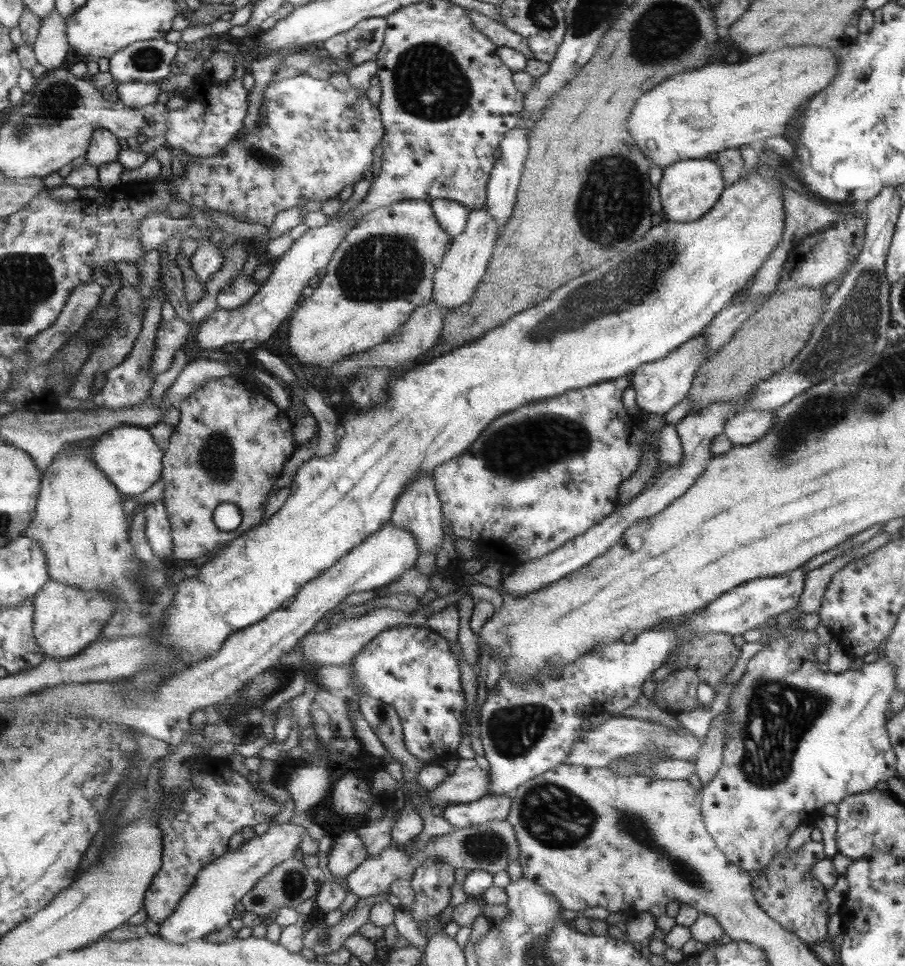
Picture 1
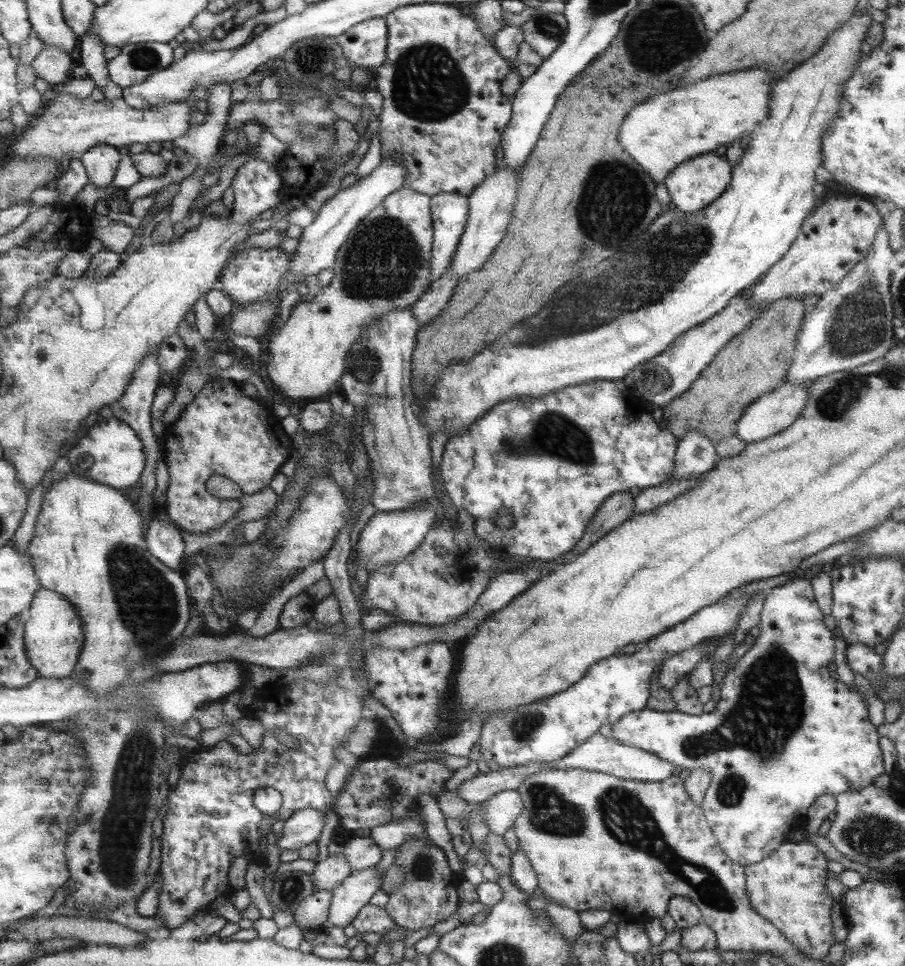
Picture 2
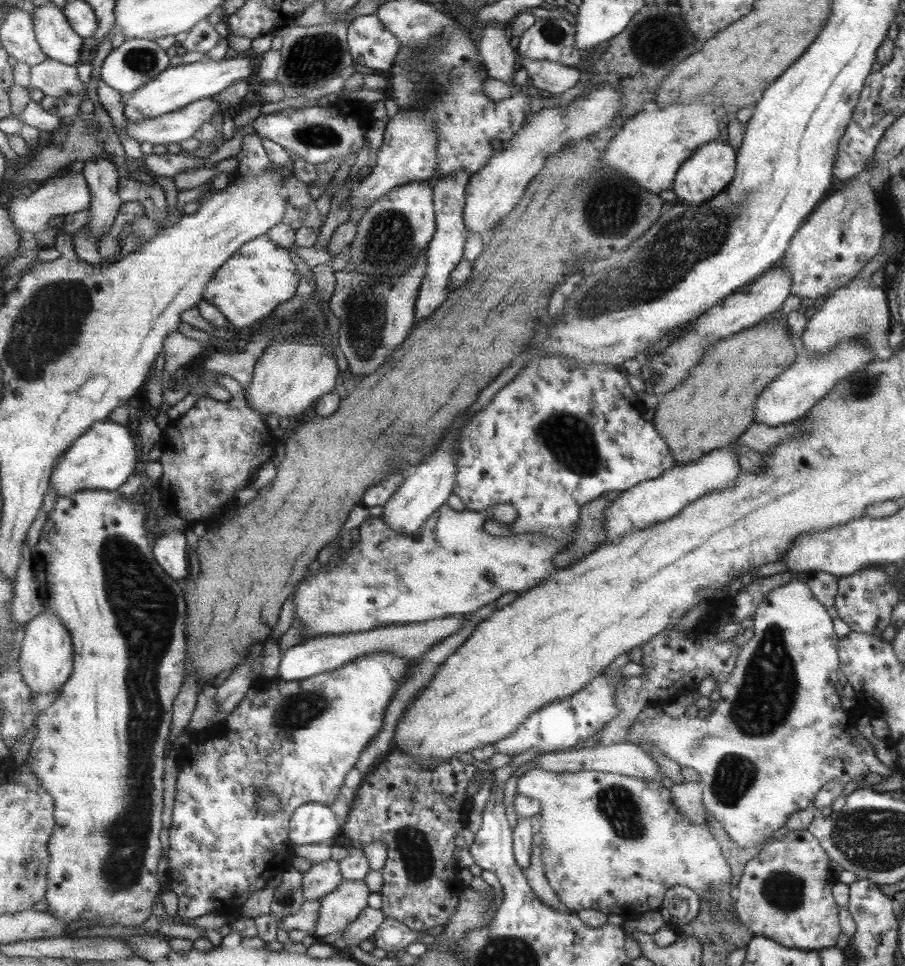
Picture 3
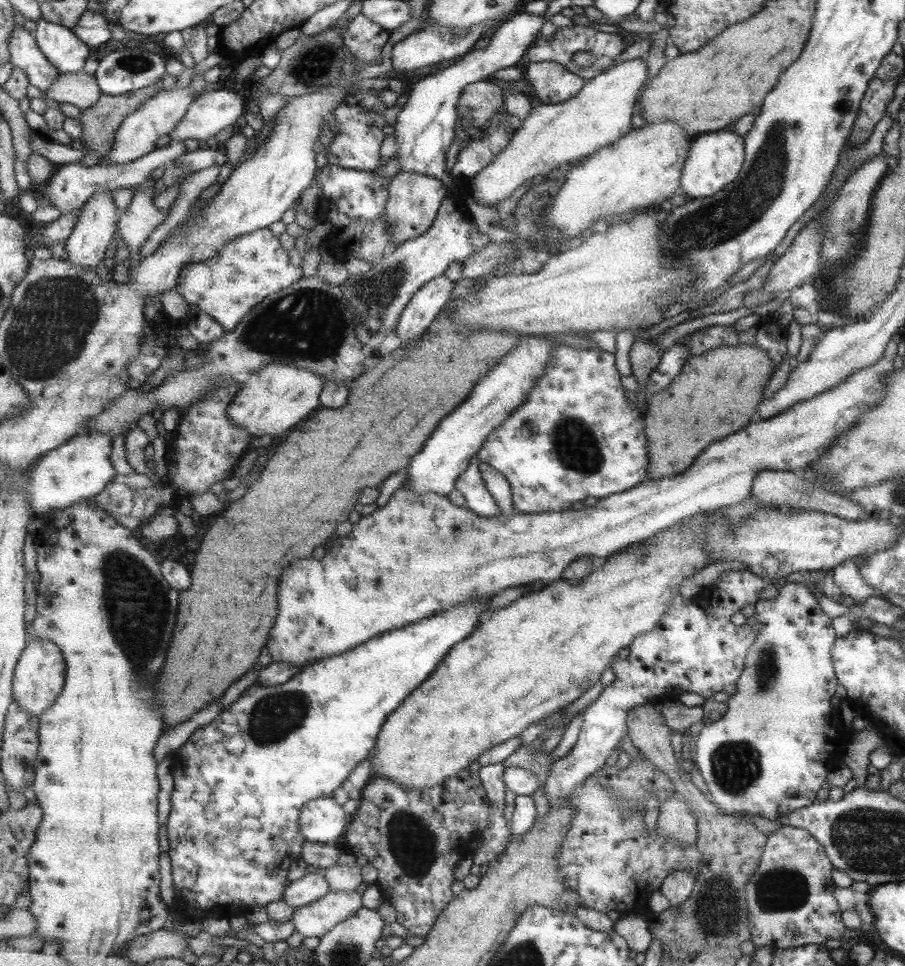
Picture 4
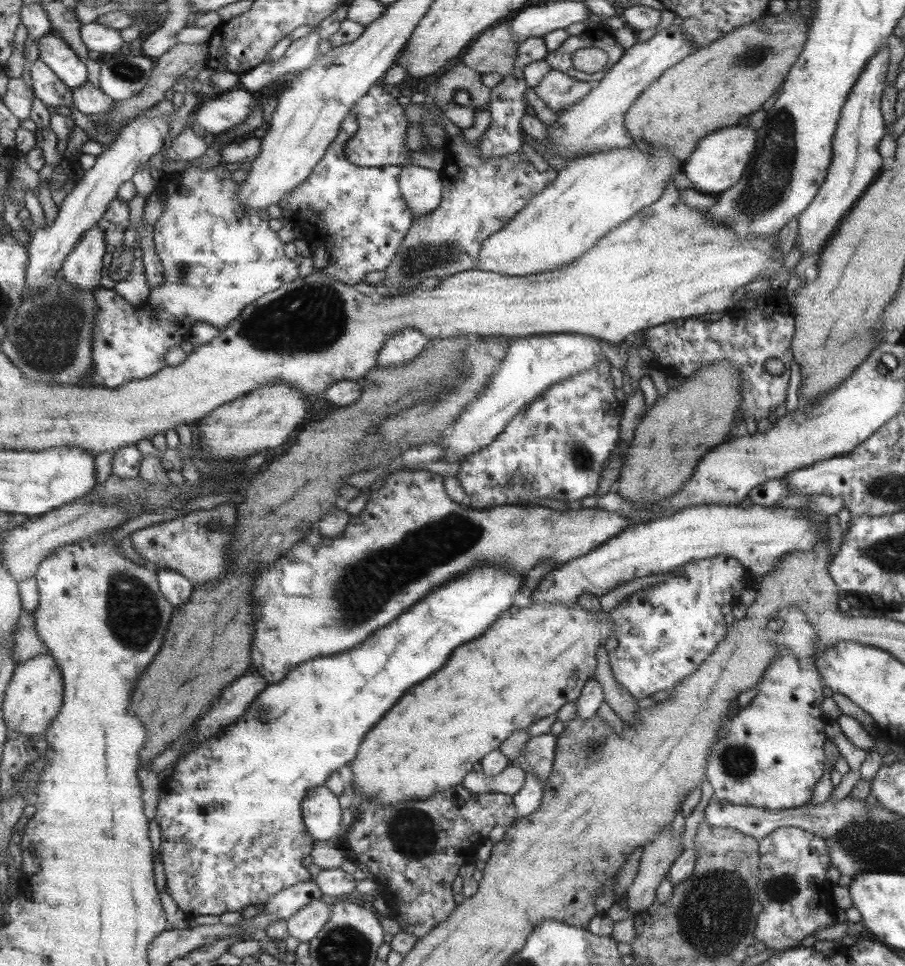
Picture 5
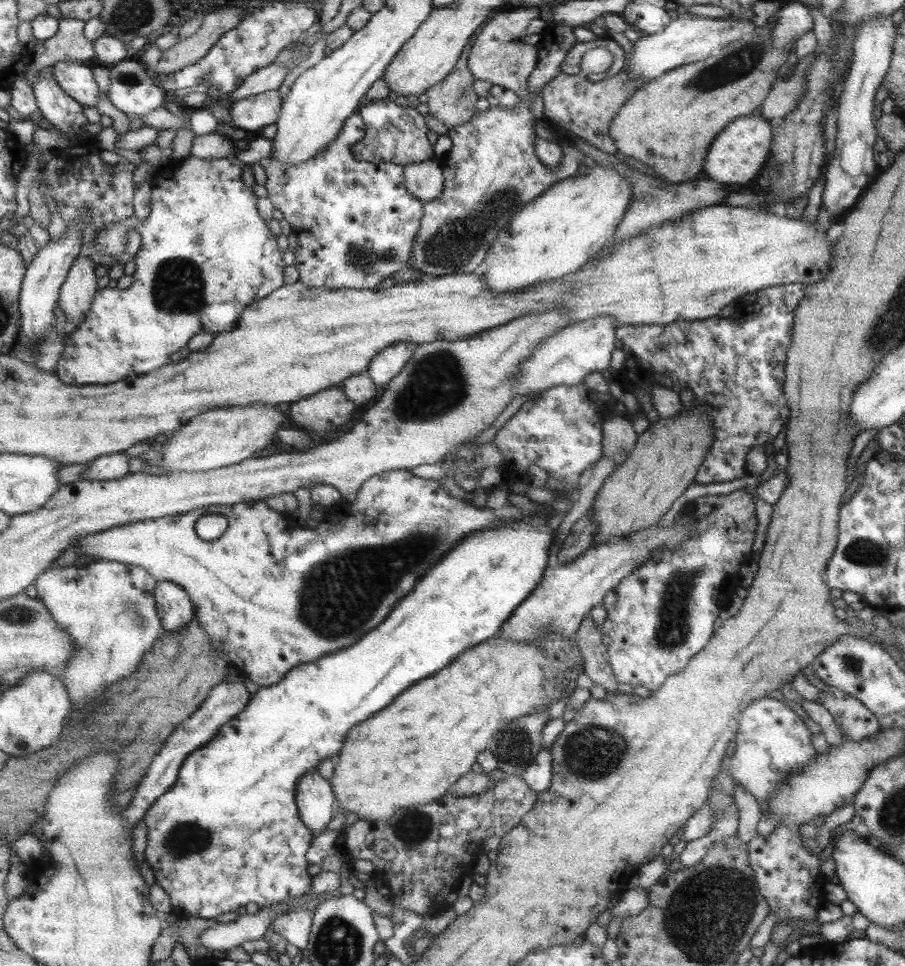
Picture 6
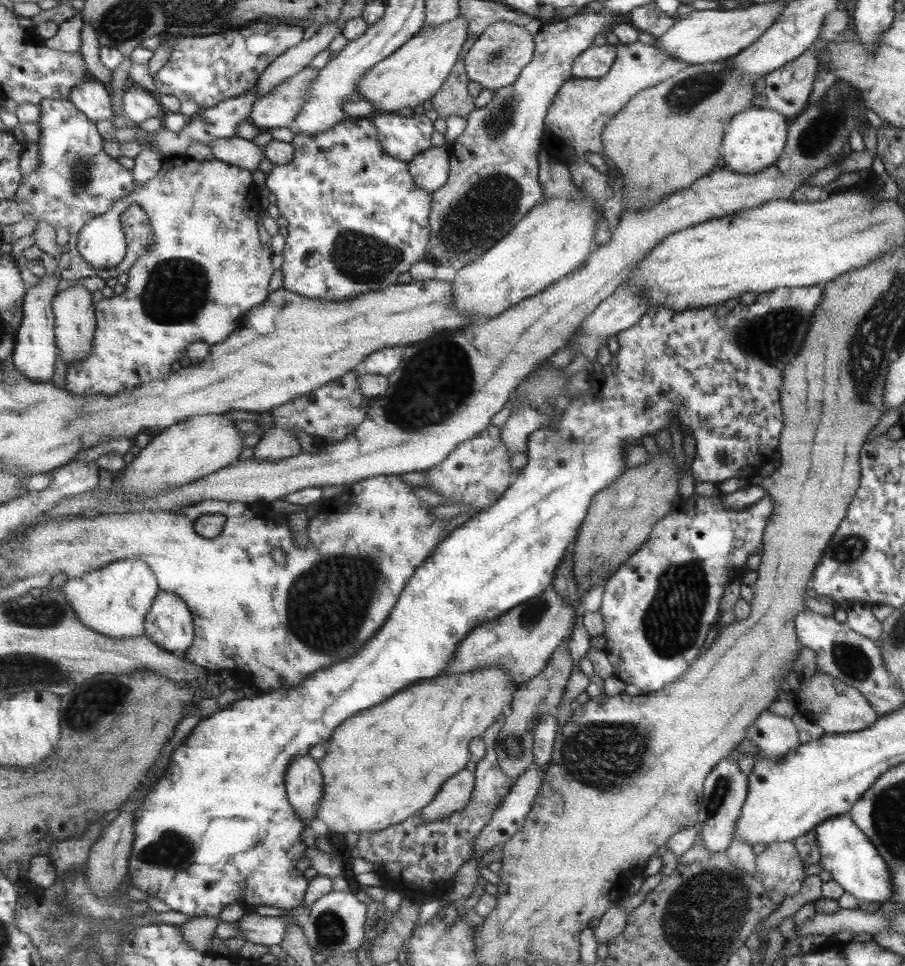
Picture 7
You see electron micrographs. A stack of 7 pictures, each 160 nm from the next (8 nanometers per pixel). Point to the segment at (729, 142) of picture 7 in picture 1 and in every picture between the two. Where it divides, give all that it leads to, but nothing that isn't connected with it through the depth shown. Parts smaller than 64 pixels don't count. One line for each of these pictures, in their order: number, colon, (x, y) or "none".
1: (688, 189)
2: (693, 185)
3: (711, 167)
4: (714, 160)
5: (717, 162)
6: (736, 157)

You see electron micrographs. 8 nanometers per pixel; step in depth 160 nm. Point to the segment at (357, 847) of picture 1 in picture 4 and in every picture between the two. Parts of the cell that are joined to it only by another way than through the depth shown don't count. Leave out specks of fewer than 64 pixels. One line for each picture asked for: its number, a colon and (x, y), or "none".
2: (330, 873)
3: (321, 879)
4: (311, 887)

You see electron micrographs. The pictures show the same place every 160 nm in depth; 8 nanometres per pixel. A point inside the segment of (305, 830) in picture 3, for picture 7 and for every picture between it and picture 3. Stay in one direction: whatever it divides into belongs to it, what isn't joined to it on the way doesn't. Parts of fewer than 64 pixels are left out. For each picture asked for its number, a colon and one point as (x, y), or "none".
4: (324, 821)
5: (323, 815)
6: (316, 799)
7: (304, 787)

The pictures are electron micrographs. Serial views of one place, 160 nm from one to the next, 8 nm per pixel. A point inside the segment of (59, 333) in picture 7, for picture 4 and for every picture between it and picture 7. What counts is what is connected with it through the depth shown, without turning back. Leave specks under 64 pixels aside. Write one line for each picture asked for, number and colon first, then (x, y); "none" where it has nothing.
4: (97, 227)
5: (83, 268)
6: (77, 295)

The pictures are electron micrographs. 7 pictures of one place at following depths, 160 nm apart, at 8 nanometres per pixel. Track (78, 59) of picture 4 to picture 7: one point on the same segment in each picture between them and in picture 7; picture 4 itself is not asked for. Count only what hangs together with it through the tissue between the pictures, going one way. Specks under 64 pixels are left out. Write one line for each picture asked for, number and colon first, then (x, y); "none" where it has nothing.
5: (56, 52)
6: (77, 79)
7: (92, 97)

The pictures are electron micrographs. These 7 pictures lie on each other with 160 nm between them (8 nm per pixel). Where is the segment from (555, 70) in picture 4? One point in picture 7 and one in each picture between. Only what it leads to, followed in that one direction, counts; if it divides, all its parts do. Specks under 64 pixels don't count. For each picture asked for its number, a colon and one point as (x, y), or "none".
5: (558, 90)
6: (570, 102)
7: (581, 108)

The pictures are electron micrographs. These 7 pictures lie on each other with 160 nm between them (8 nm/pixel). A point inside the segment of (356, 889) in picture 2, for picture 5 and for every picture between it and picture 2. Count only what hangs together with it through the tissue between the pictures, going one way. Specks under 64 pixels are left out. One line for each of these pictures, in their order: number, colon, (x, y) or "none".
3: (339, 909)
4: (318, 918)
5: (305, 925)

